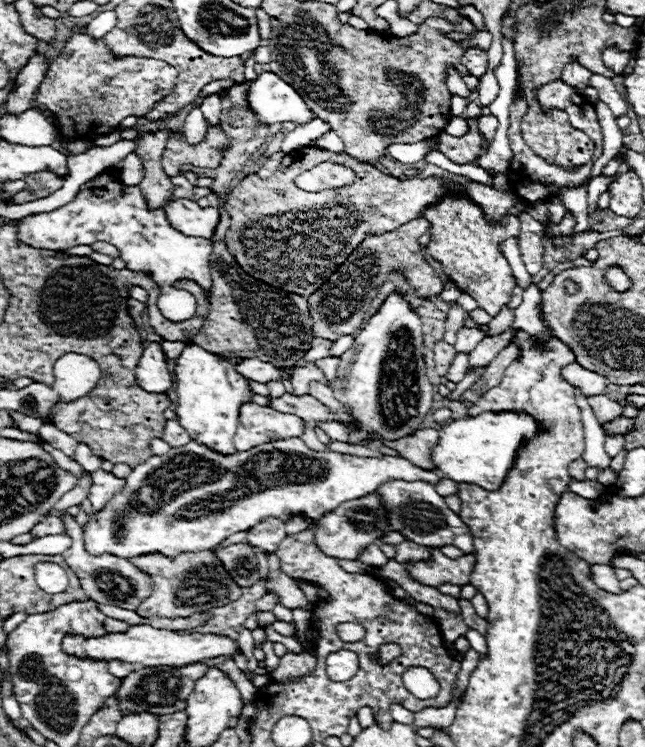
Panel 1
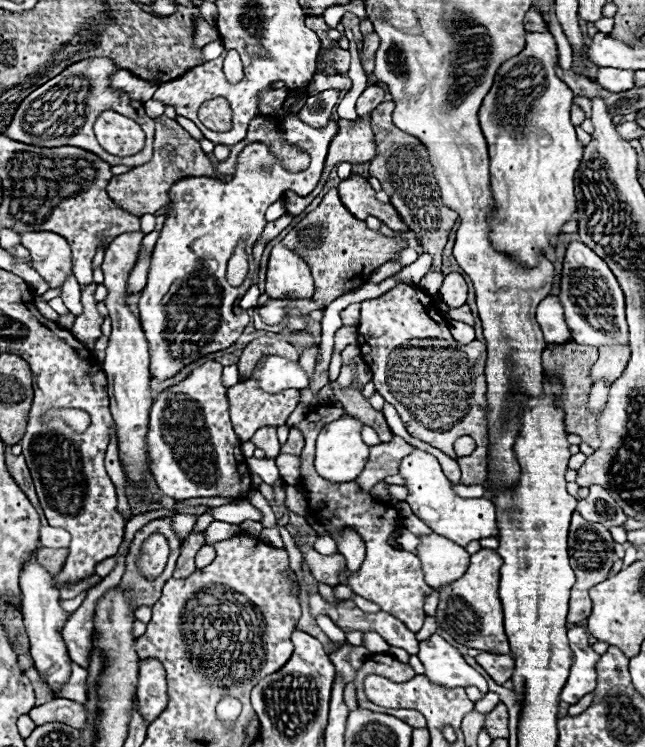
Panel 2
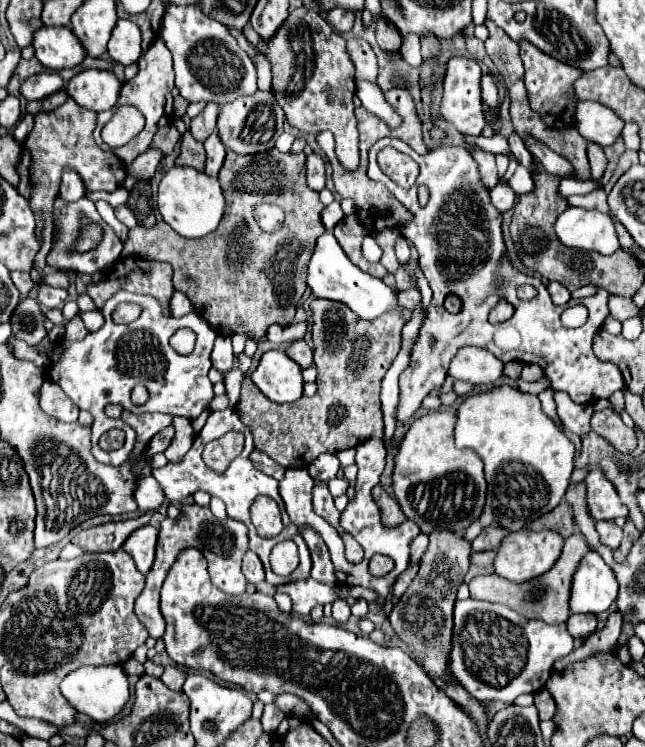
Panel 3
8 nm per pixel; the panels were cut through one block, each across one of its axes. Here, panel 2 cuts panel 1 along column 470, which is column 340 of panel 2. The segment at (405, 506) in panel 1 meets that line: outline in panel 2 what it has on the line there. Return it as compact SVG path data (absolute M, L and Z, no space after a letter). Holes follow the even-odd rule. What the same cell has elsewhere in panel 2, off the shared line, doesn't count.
M344 530L332 536L338 544L338 552L346 558L346 568L350 574L356 574L364 562L364 542L354 530Z

